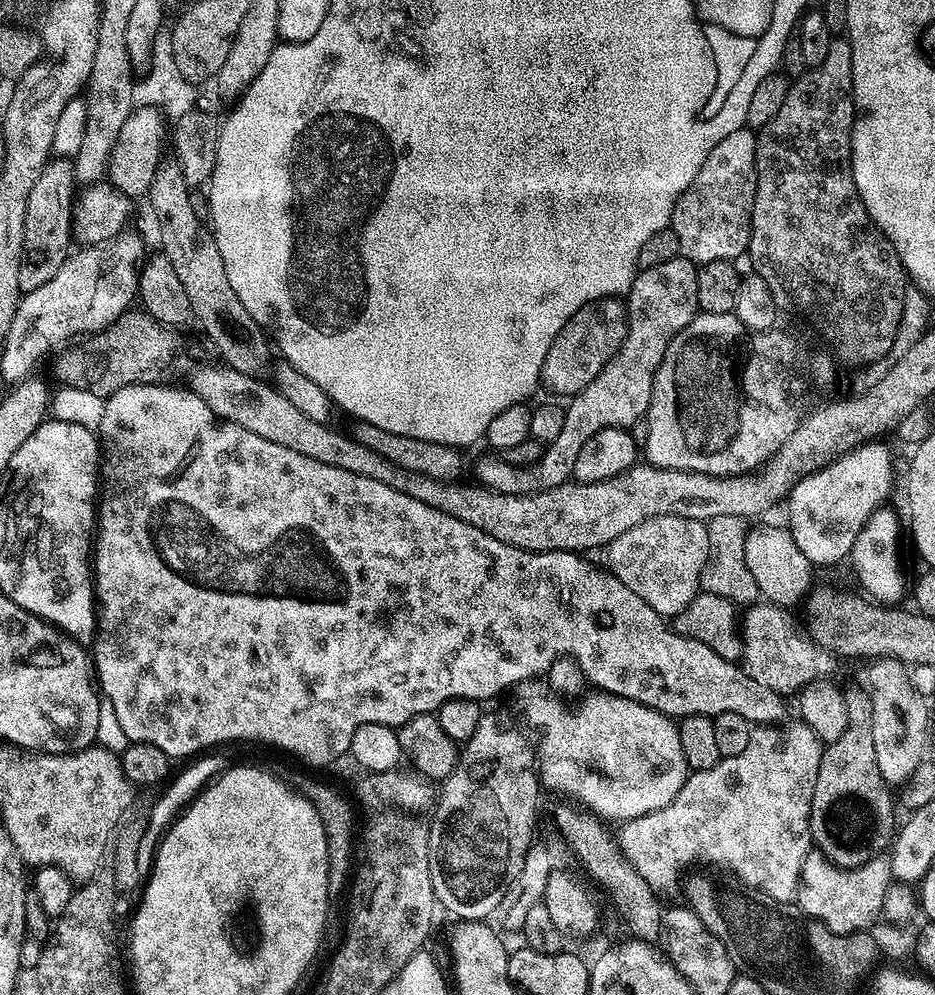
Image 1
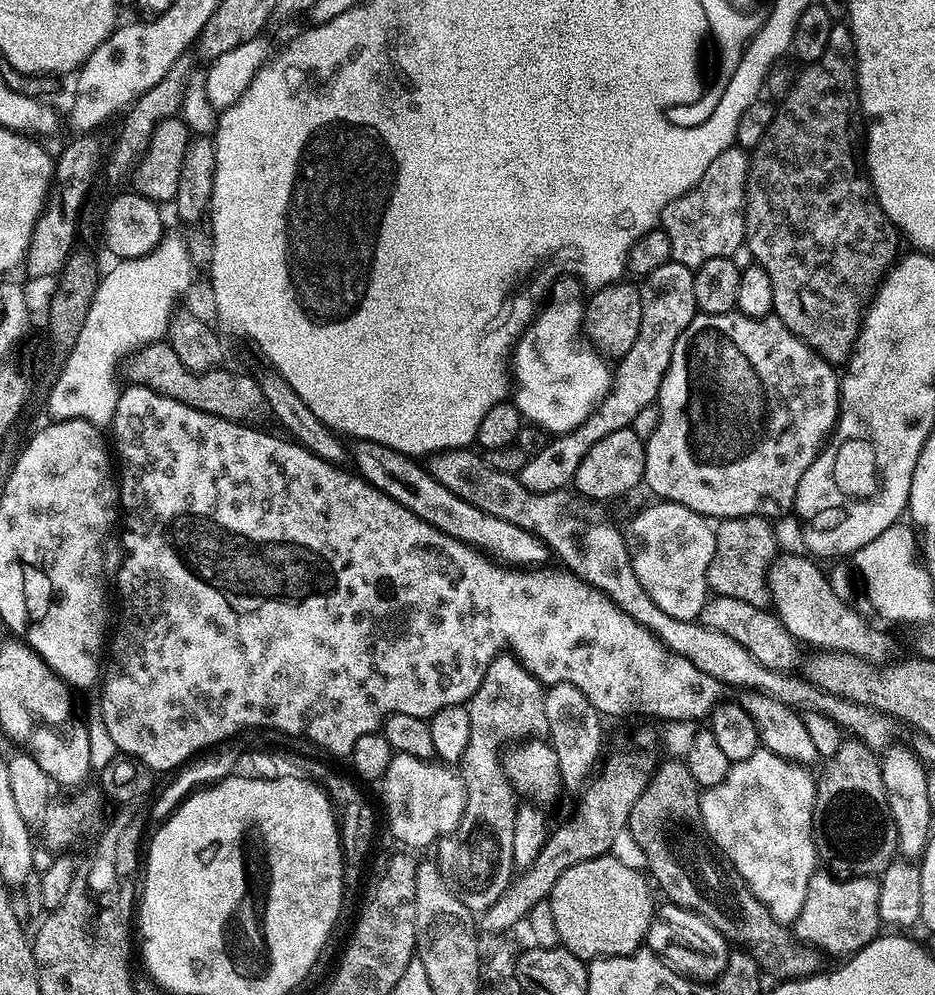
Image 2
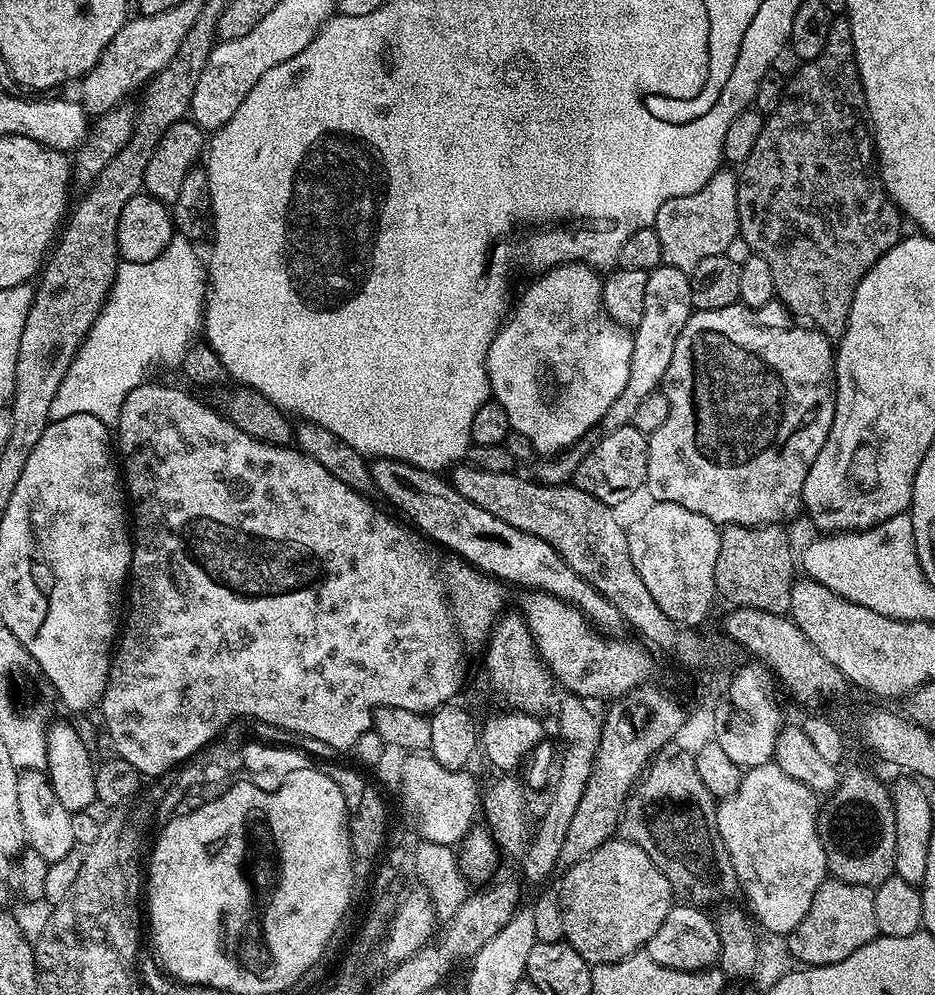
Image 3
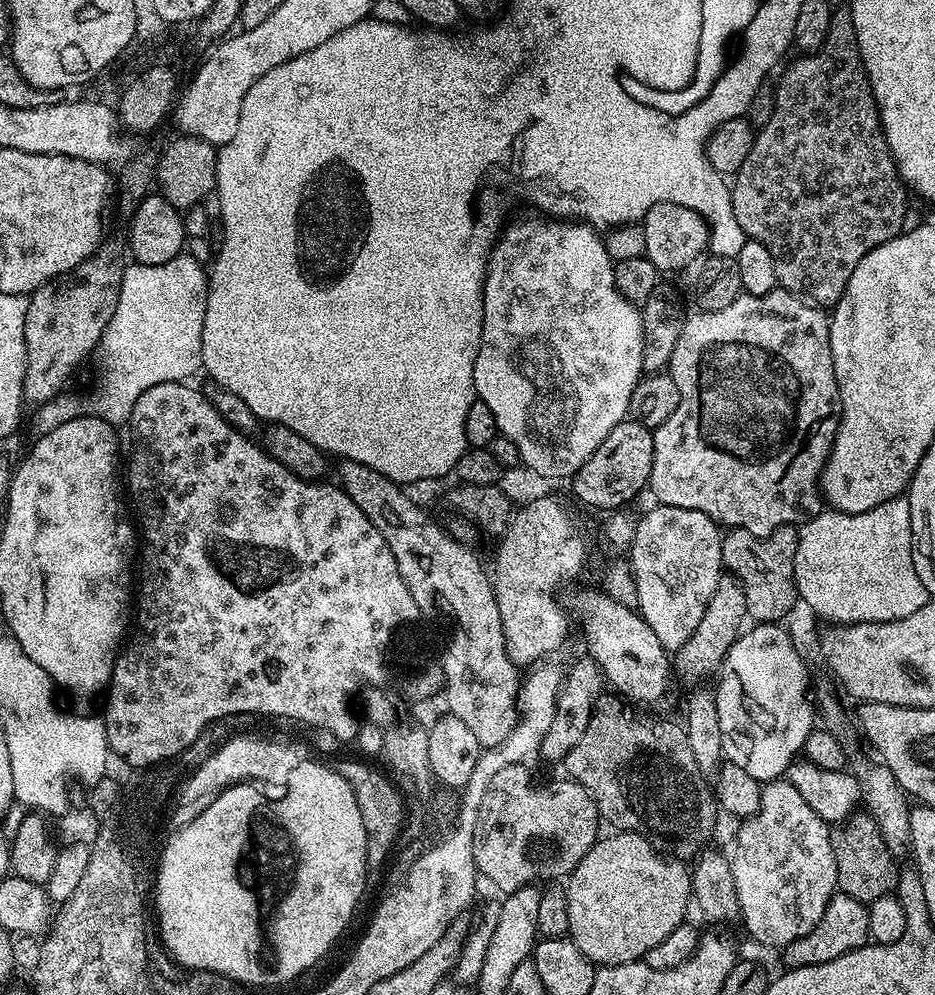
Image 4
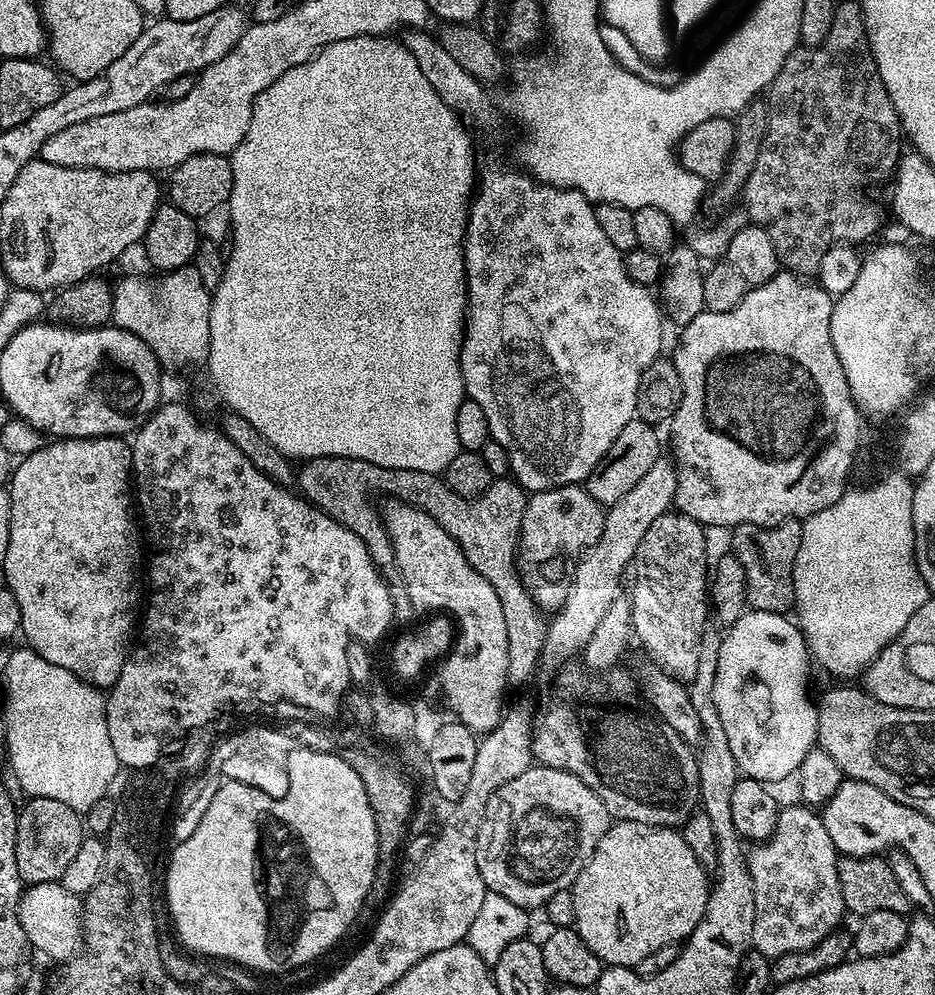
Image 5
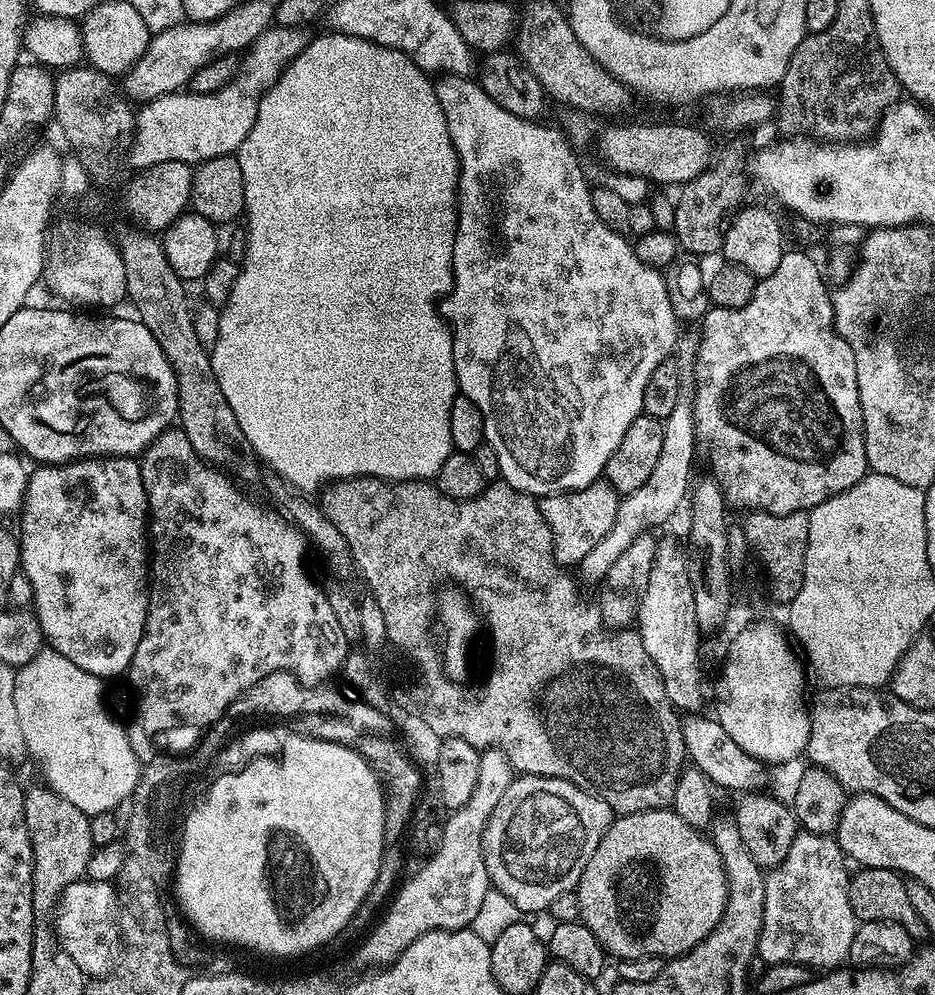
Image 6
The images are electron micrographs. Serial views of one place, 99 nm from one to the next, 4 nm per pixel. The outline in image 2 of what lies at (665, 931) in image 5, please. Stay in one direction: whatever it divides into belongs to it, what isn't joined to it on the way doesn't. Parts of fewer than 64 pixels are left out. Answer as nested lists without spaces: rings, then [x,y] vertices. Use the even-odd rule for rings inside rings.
[[[609,854],[578,862],[578,866],[570,866],[570,870],[566,870],[566,874],[554,882],[547,900],[554,913],[554,926],[558,926],[560,944],[567,952],[573,952],[582,961],[591,962],[600,956],[628,956],[632,952],[641,951],[648,939],[648,927],[654,915],[653,889],[649,877],[641,872],[631,868],[626,861],[619,860],[616,854]]]

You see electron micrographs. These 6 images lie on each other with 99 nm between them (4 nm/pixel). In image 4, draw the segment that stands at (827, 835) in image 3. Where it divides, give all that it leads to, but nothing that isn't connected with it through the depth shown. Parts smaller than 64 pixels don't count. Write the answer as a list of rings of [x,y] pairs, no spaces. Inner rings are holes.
[[[867,811],[853,812],[843,824],[833,827],[830,835],[836,863],[836,887],[839,891],[858,902],[870,905],[895,889],[897,861],[893,860],[890,850],[886,850],[886,842],[882,840],[874,818]]]

